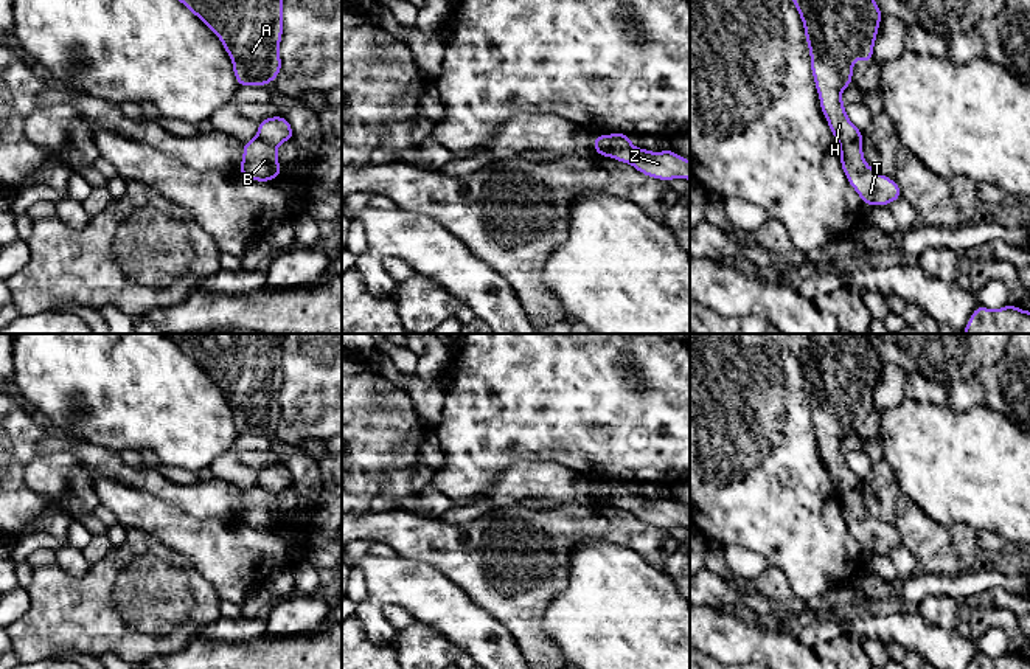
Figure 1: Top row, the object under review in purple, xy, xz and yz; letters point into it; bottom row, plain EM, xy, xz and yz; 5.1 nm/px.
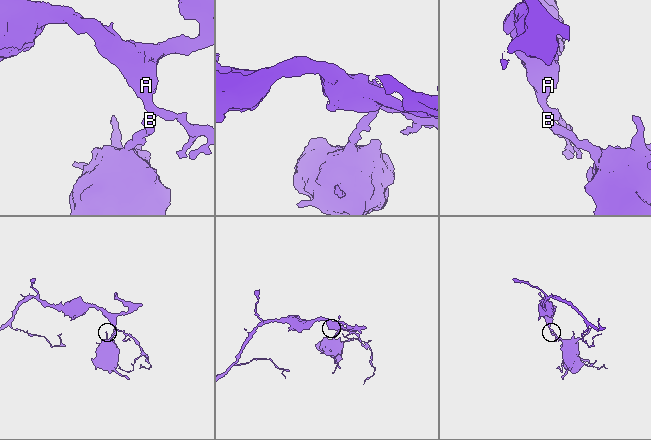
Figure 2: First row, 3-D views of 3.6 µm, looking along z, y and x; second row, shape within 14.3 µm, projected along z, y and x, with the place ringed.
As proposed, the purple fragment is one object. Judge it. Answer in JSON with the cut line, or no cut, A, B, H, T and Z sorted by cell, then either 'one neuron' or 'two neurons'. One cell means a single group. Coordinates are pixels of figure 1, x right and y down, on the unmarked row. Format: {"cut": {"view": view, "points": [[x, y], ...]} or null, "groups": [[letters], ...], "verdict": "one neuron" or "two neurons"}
{"cut": {"view": "xz", "points": [[606, 483], [611, 489], [611, 503]]}, "groups": [["A", "H", "Z"], ["B", "T"]], "verdict": "two neurons"}

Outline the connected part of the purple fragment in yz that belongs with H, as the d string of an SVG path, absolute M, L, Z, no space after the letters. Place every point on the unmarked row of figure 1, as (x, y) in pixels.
M797 334L791 348L805 374L811 419L828 473L839 492L861 492L864 481L848 467L840 439L853 432L854 407L873 408L873 393L882 360L867 334Z

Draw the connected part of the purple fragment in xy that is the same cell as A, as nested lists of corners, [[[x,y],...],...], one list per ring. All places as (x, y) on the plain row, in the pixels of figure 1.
[[[163,334],[222,390],[233,410],[238,433],[269,433],[281,419],[278,394],[283,382],[284,334]]]

